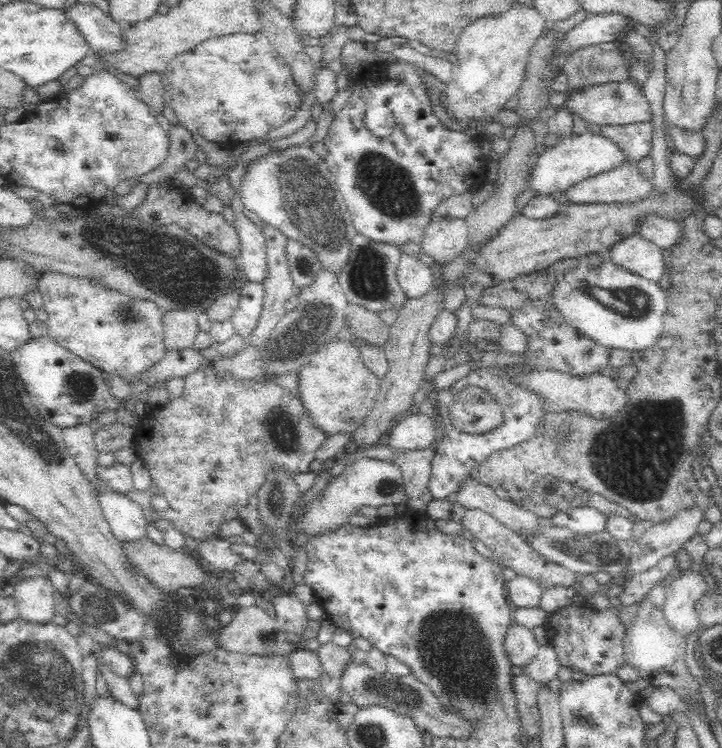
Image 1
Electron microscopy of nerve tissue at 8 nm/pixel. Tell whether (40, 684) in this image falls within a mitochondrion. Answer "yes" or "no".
yes

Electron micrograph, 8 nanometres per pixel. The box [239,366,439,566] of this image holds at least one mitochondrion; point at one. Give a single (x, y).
(278, 426)

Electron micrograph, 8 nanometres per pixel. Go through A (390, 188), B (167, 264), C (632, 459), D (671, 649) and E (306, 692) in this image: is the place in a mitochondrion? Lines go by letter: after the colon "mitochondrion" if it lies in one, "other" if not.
A: mitochondrion
B: mitochondrion
C: mitochondrion
D: other
E: other

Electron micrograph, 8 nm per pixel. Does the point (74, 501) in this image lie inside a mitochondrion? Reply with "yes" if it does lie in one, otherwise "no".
no

